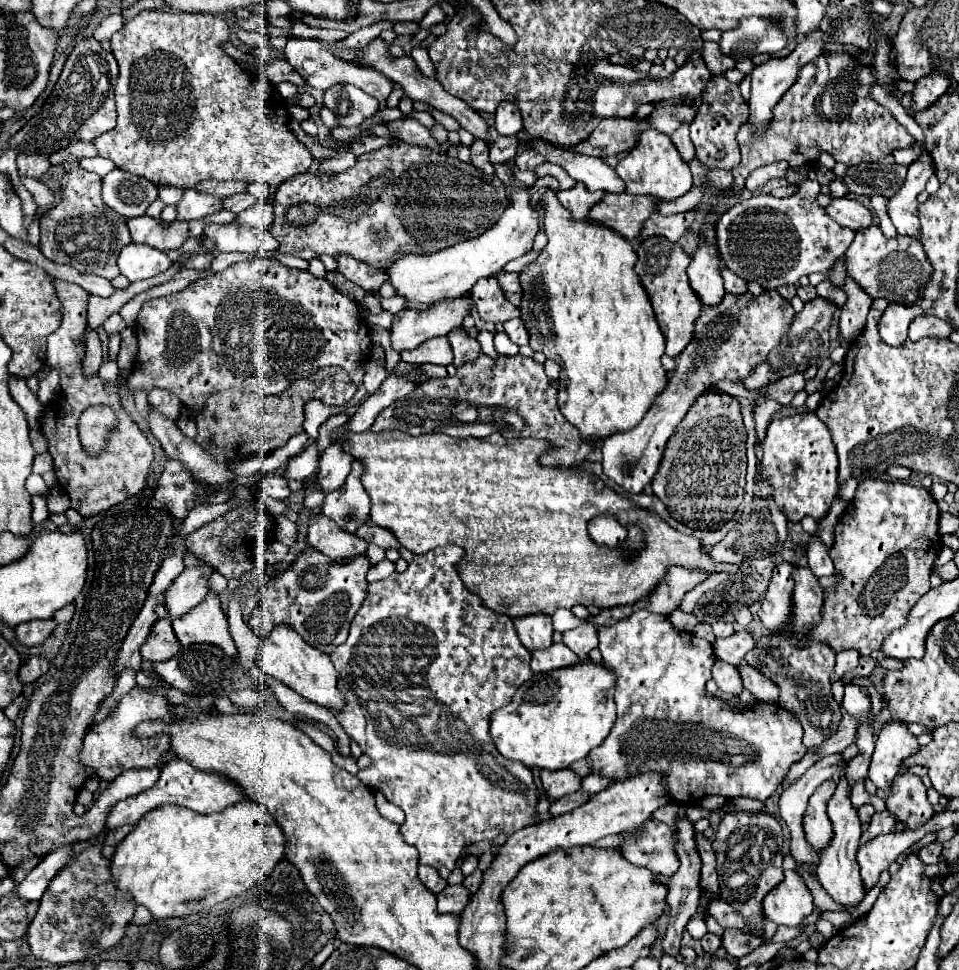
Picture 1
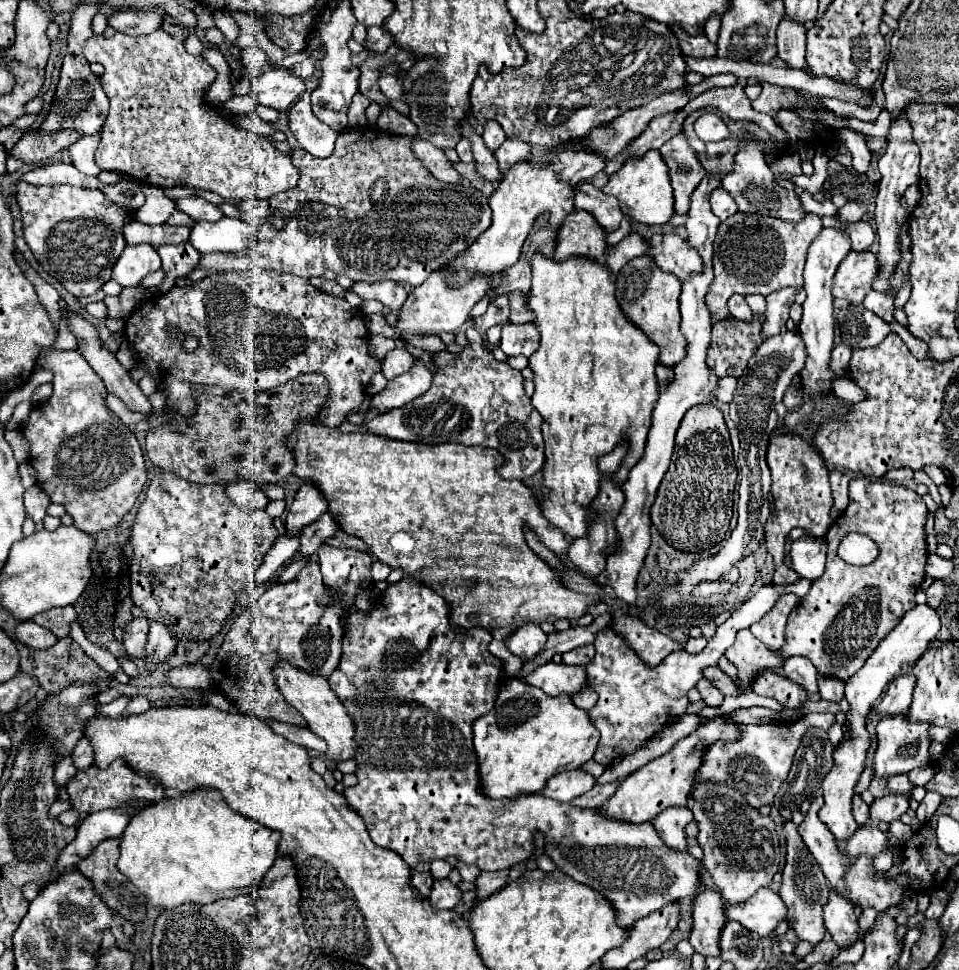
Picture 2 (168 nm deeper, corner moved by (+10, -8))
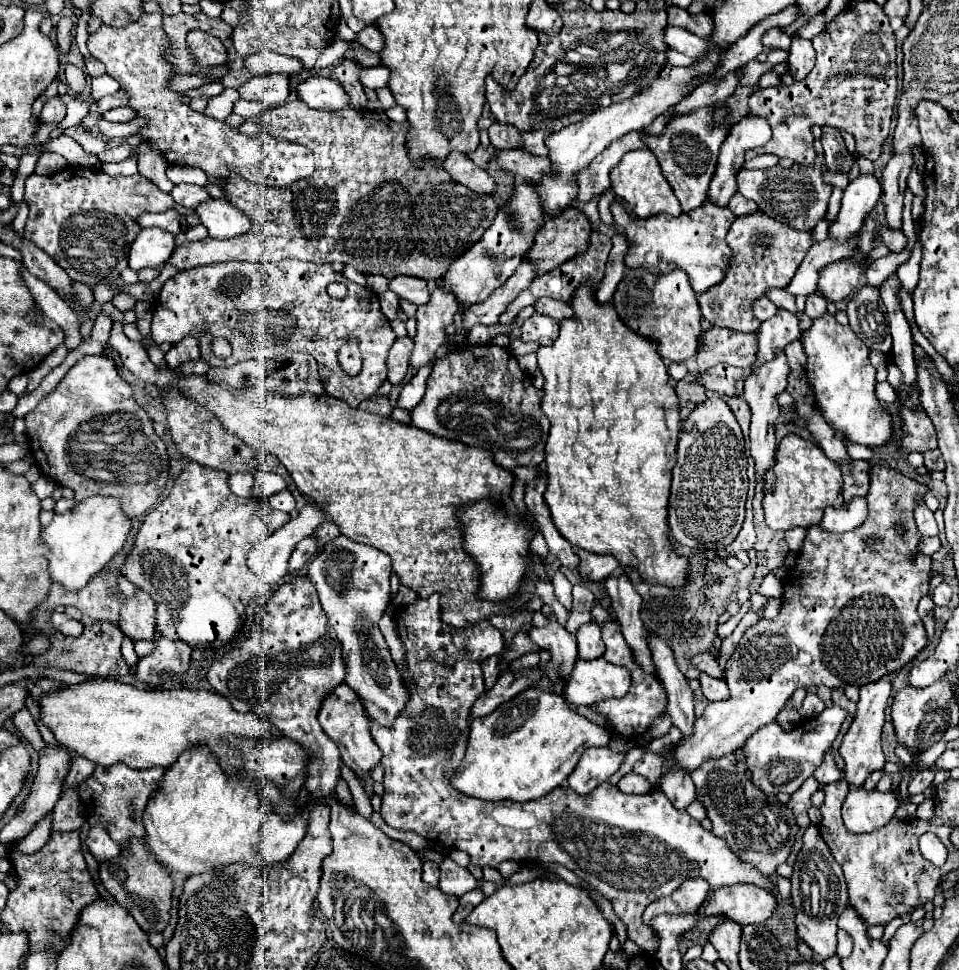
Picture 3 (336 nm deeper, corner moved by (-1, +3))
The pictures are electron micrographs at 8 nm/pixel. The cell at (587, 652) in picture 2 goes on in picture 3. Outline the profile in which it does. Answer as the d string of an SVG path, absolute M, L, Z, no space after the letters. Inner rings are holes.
M589 621L577 629L577 649L579 659L599 659L605 651L605 643L601 639L601 629L595 621Z

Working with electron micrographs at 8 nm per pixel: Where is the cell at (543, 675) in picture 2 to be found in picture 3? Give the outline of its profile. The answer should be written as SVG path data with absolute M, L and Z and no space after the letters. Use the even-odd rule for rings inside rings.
M603 657L593 661L579 659L569 681L565 681L571 705L591 705L609 697L623 697L629 691L631 675L625 667L613 665Z

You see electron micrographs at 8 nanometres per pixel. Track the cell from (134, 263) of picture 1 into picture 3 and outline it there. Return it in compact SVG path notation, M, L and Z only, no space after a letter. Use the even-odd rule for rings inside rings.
M141 229L131 245L129 267L139 271L143 267L161 267L169 261L175 245L173 235L163 229Z

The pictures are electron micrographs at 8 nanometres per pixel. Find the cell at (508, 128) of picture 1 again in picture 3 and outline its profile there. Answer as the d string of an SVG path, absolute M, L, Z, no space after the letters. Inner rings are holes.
M493 123L489 127L489 139L491 139L491 147L493 149L517 149L521 147L521 135L517 129L513 129L513 125L505 125L505 123Z

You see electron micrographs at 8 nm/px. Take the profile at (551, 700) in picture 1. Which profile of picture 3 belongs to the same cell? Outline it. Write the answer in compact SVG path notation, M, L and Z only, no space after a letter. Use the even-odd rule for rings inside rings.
M529 687L517 697L499 705L491 715L477 717L471 721L471 735L463 765L451 777L451 785L461 793L483 801L531 801L551 793L563 785L569 773L575 769L581 753L589 747L607 747L611 733L587 717L575 713L563 695L545 691L541 687Z

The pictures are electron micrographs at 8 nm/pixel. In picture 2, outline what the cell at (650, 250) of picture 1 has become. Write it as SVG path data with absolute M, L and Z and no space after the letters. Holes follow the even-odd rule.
M638 256L630 260L616 276L616 300L620 304L620 310L660 348L658 362L664 366L676 364L686 354L686 340L680 332L678 298L680 298L680 280L654 268L650 256Z

